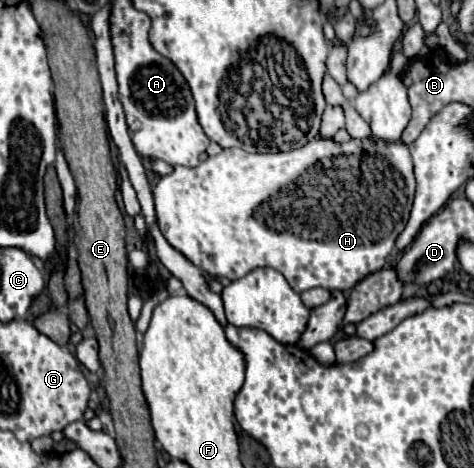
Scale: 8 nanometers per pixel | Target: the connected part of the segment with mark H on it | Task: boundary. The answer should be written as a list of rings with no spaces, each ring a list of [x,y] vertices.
[[[313,139],[307,145],[291,151],[277,151],[277,153],[247,153],[239,147],[223,149],[219,155],[205,159],[199,167],[175,167],[175,171],[167,177],[161,177],[159,183],[153,187],[153,199],[155,199],[155,213],[157,213],[157,225],[167,243],[183,253],[193,265],[197,265],[203,273],[213,277],[227,277],[229,281],[245,277],[249,271],[257,267],[271,267],[277,269],[291,289],[295,293],[303,293],[313,287],[323,287],[329,291],[347,291],[353,289],[361,279],[367,275],[381,271],[389,255],[395,249],[397,235],[405,229],[411,205],[413,205],[413,193],[415,193],[415,177],[413,177],[413,161],[409,155],[409,147],[405,143],[387,143],[383,139],[351,139],[347,143],[335,143],[333,139]]]

